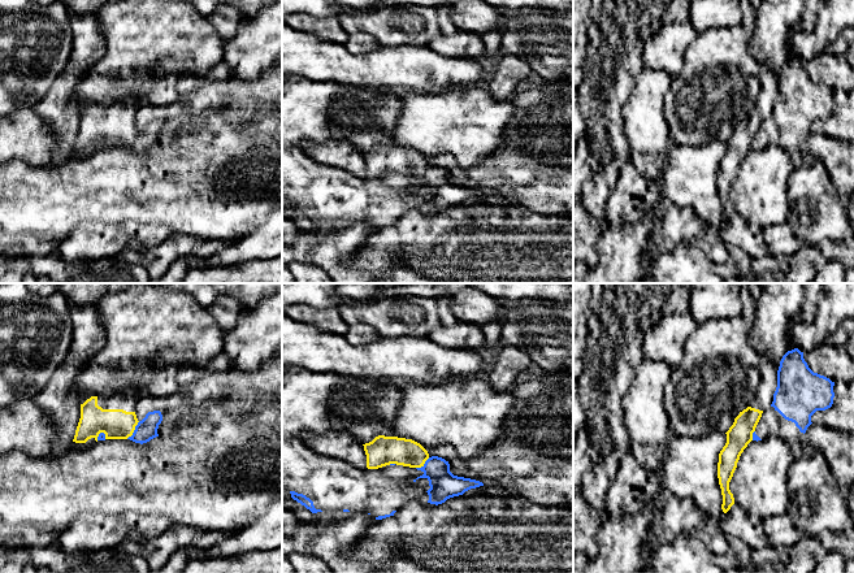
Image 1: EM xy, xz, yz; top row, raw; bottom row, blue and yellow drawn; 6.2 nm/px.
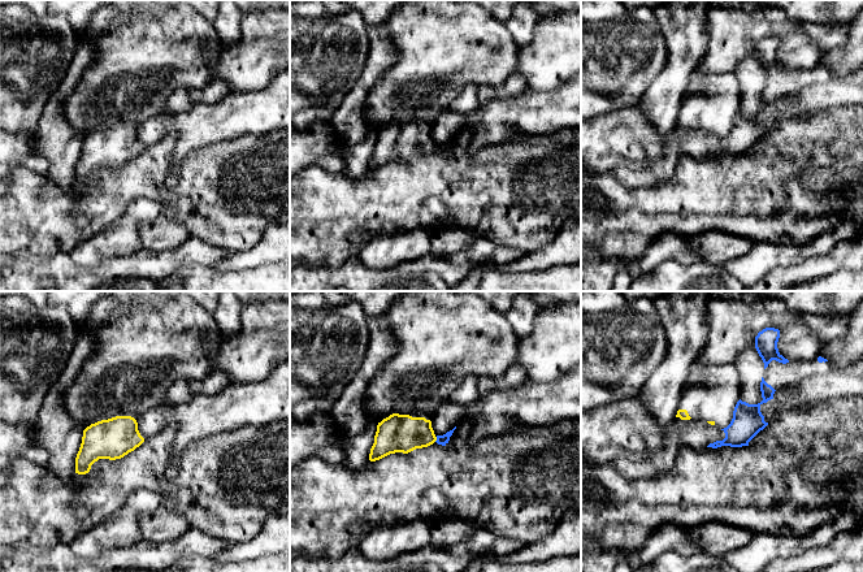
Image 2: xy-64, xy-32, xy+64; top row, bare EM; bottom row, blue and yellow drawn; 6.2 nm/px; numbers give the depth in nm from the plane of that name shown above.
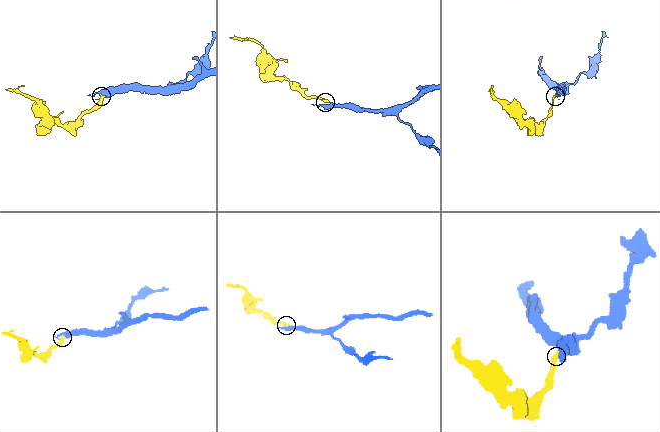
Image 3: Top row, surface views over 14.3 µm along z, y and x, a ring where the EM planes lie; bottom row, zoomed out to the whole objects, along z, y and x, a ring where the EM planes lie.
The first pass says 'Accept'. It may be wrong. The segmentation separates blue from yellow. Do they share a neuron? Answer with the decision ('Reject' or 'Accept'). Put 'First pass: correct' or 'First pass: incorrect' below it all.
Reject
First pass: incorrect

